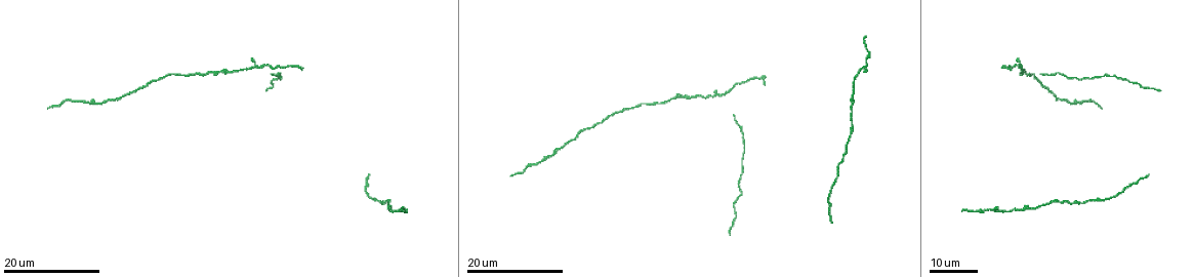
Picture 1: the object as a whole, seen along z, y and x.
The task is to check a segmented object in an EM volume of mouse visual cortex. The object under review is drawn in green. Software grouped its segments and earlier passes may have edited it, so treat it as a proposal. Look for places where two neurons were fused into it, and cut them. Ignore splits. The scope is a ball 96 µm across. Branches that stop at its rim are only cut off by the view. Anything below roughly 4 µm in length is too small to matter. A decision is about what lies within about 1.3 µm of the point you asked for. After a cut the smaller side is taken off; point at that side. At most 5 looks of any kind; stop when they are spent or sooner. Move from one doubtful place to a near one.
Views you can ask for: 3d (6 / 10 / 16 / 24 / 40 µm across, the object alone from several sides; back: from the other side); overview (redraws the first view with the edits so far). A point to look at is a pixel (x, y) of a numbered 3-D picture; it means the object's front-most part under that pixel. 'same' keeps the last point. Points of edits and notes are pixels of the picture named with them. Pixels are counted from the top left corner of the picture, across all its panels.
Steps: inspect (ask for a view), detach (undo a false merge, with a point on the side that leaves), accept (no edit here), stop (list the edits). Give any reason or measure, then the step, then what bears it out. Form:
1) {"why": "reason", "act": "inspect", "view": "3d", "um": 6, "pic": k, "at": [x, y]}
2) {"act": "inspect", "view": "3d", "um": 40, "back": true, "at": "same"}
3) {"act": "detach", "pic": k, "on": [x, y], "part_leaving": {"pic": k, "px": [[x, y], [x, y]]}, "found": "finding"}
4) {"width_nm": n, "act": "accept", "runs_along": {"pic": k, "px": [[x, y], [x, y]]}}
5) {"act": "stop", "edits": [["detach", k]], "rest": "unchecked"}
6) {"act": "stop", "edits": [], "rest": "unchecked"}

{"why": "a narrow waist", "act": "inspect", "view": "3d", "um": 24, "pic": 1, "at": [1103, 199]}

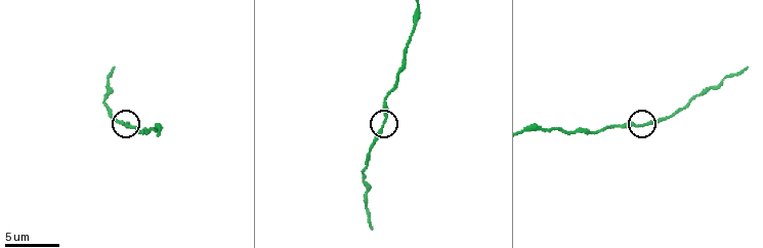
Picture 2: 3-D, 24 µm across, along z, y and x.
{"why": "zoom in", "act": "inspect", "view": "3d", "um": 10, "pic": 2, "at": [640, 126]}

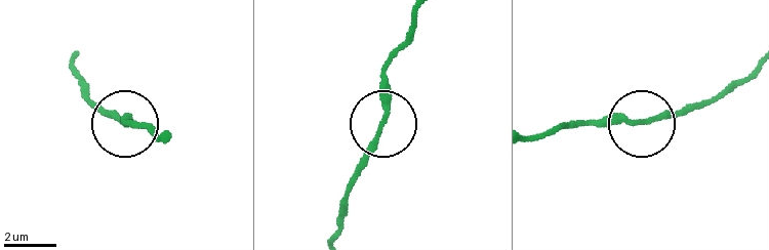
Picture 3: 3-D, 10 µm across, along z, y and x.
{"width_nm": 200, "act": "accept", "found": "one neuron here"}

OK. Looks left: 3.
{"why": "three-way junction", "act": "inspect", "view": "3d", "um": 24, "pic": 1, "at": [252, 67]}

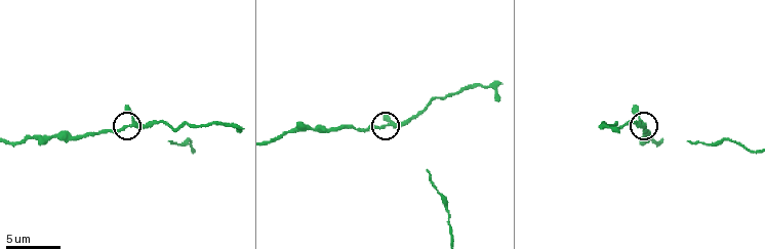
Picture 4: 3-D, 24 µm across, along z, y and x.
{"act": "inspect", "view": "3d", "um": 10, "pic": 4, "at": [122, 127]}

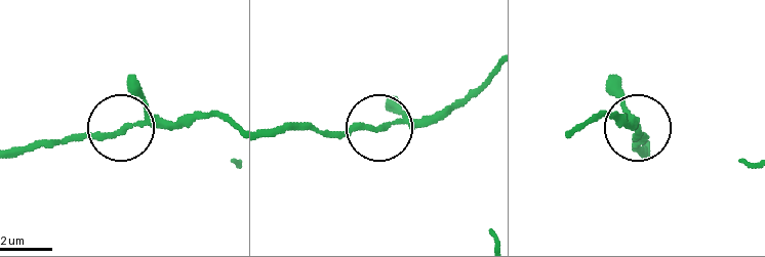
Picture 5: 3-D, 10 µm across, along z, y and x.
{"width_nm": 170, "act": "detach", "pic": 5, "on": [137, 88], "part_leaving": {"pic": 5, "px": [[149, 122], [206, 116], [232, 120]]}, "found": "two neurons meet here"}

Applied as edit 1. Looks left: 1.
{"act": "stop", "edits": [["detach", 5]], "rest": "unchecked"}

